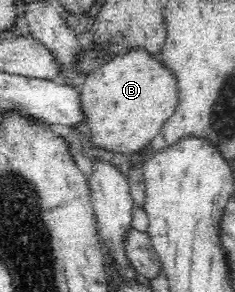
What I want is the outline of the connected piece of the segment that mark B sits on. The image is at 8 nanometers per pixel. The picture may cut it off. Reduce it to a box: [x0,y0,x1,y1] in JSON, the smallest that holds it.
[80,47,179,153]

